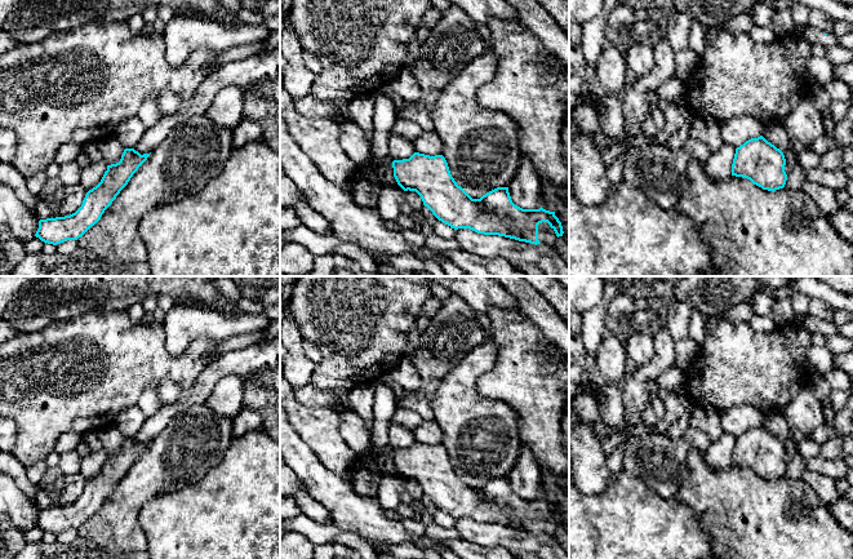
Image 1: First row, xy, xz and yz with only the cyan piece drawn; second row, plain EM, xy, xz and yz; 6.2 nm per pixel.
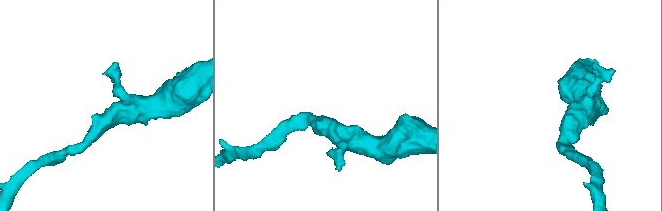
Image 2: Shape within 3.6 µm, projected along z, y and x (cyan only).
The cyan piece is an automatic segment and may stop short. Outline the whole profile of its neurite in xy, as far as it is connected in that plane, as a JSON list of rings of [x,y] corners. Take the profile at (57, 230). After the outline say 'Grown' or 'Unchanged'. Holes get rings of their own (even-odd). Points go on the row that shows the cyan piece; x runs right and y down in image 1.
[[[125,148],[119,163],[107,165],[101,182],[86,192],[81,207],[75,213],[40,219],[35,236],[53,245],[81,238],[101,219],[148,156],[150,154],[141,155],[134,148]]]. Unchanged

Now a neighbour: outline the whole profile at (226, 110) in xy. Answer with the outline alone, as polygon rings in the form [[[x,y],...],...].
[[[237,86],[221,89],[206,111],[206,116],[222,128],[235,129],[243,120],[244,90]]]

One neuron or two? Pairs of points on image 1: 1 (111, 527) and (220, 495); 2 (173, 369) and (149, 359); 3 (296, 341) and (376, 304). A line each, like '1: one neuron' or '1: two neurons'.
1: two neurons
2: one neuron
3: two neurons

